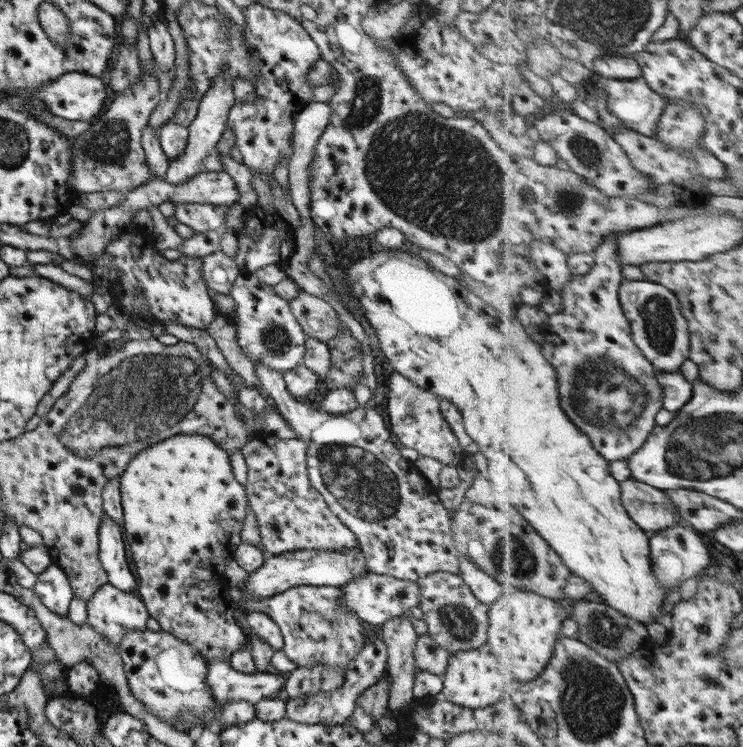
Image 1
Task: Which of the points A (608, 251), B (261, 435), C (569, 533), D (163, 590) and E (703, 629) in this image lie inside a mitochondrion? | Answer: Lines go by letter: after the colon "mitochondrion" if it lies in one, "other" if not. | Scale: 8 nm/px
A: other
B: other
C: other
D: other
E: other

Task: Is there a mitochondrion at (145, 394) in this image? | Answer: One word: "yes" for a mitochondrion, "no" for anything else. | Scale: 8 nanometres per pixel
yes

